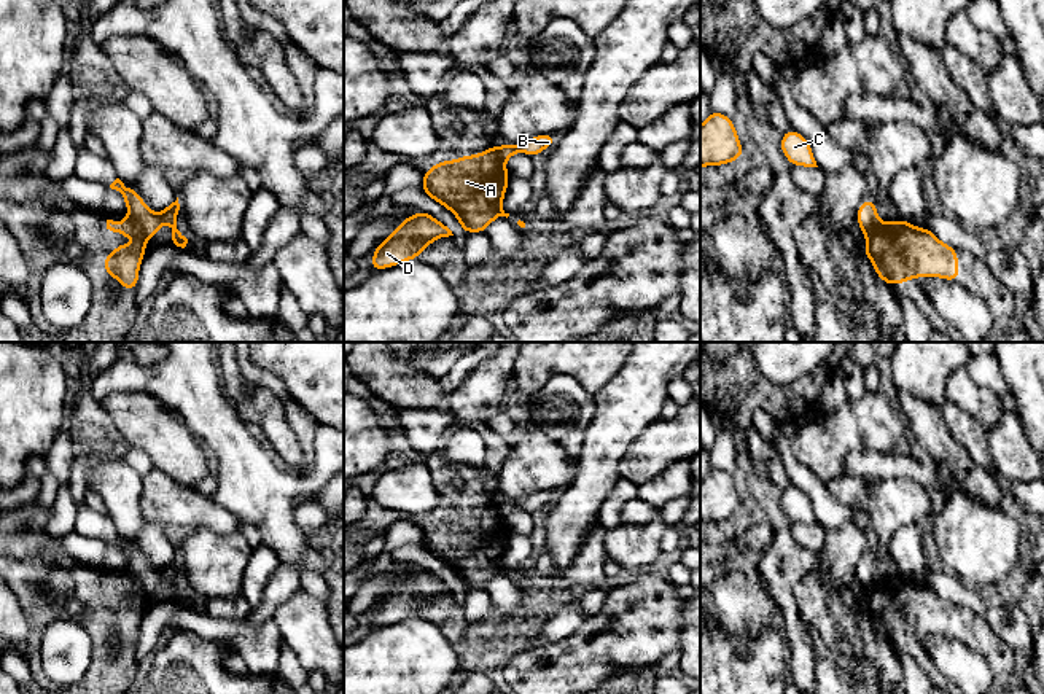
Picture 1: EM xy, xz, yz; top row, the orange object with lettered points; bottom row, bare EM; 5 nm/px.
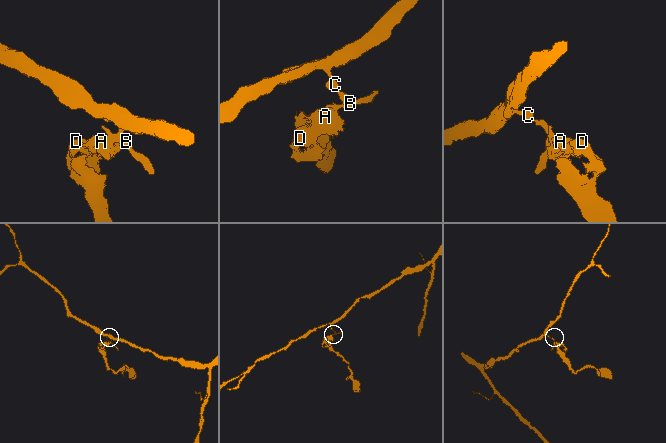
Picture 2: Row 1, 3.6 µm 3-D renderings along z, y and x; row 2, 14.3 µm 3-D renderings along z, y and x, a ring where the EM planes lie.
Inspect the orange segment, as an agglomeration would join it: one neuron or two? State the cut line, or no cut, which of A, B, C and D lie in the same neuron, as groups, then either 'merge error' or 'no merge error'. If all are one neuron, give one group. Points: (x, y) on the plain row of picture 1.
cut xy (128, 575), (140, 584), (147, 596); groups A D / B C; merge error

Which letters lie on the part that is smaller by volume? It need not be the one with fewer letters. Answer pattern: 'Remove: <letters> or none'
Remove: A, D

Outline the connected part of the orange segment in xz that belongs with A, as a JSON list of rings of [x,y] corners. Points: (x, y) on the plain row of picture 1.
[[[489,503],[479,511],[436,519],[430,527],[423,528],[420,546],[433,557],[441,559],[458,575],[463,591],[485,589],[495,575],[509,573],[509,570],[503,567],[503,554],[509,536],[509,530],[498,506]]]

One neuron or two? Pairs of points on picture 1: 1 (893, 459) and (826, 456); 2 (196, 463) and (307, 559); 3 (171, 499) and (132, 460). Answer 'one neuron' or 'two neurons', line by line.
1: two neurons
2: two neurons
3: two neurons

